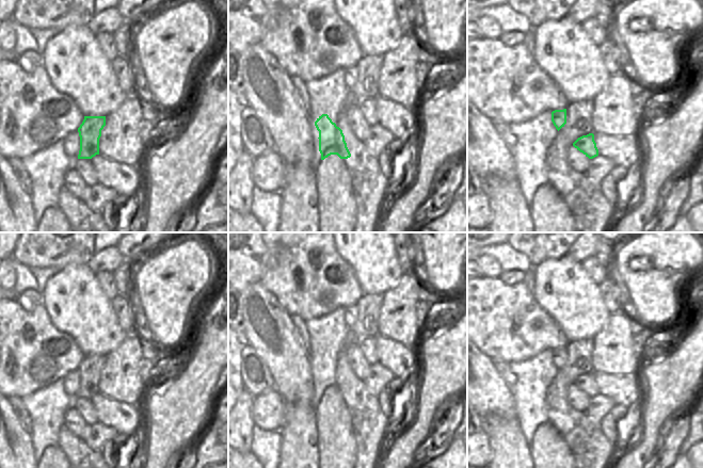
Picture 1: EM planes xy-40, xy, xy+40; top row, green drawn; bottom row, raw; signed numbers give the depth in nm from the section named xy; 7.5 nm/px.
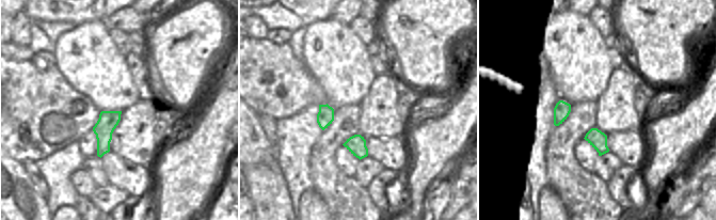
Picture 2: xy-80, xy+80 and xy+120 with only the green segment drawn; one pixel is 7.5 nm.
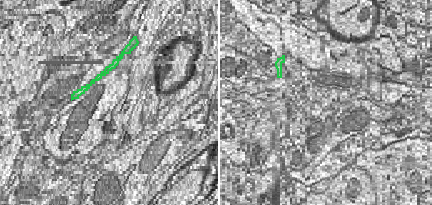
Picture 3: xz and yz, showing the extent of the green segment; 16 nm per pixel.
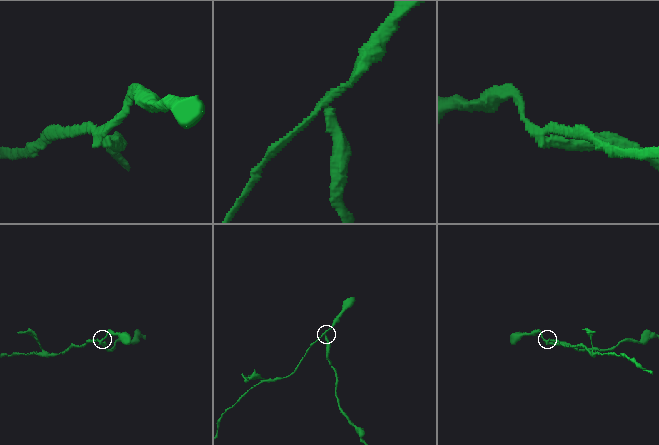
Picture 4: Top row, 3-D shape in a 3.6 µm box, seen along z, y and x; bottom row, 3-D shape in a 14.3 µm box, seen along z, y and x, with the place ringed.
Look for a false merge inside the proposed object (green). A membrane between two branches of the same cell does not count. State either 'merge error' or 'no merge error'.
merge error

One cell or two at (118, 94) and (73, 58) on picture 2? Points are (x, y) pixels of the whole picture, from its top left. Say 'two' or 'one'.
one

